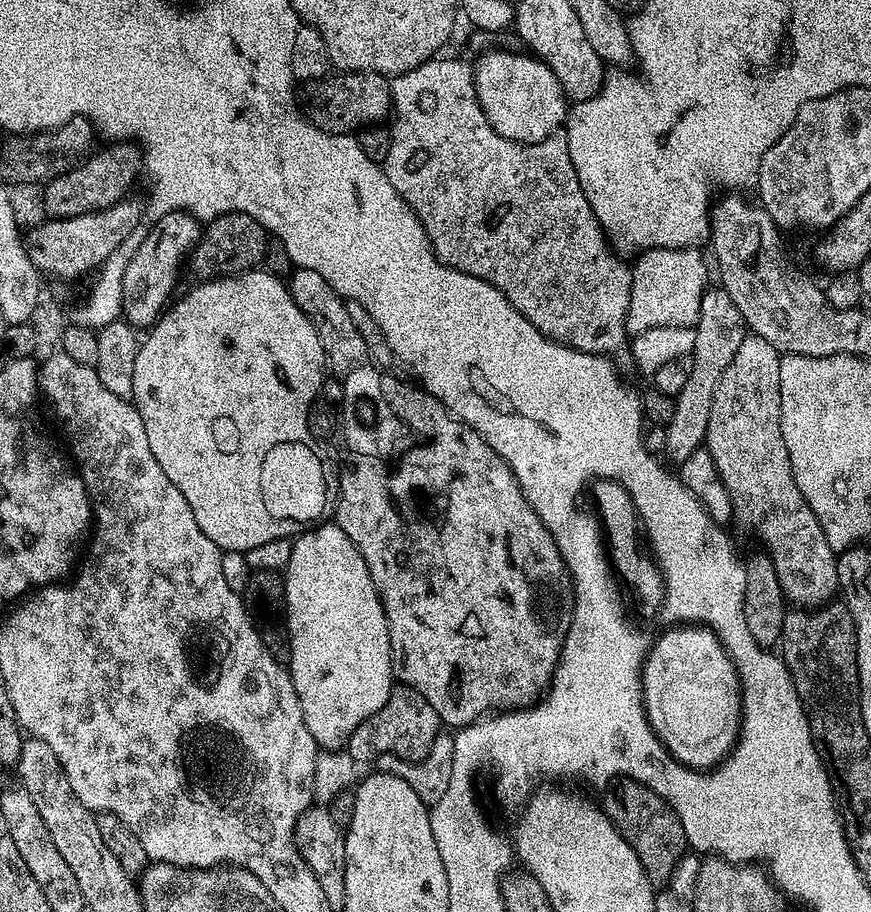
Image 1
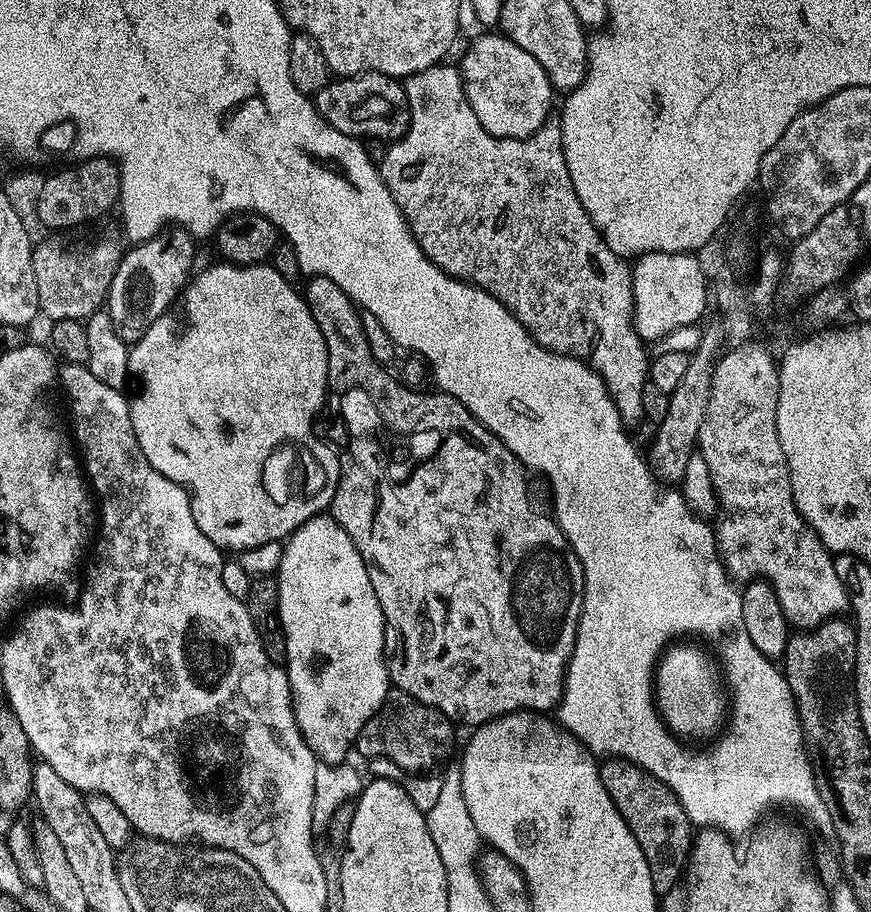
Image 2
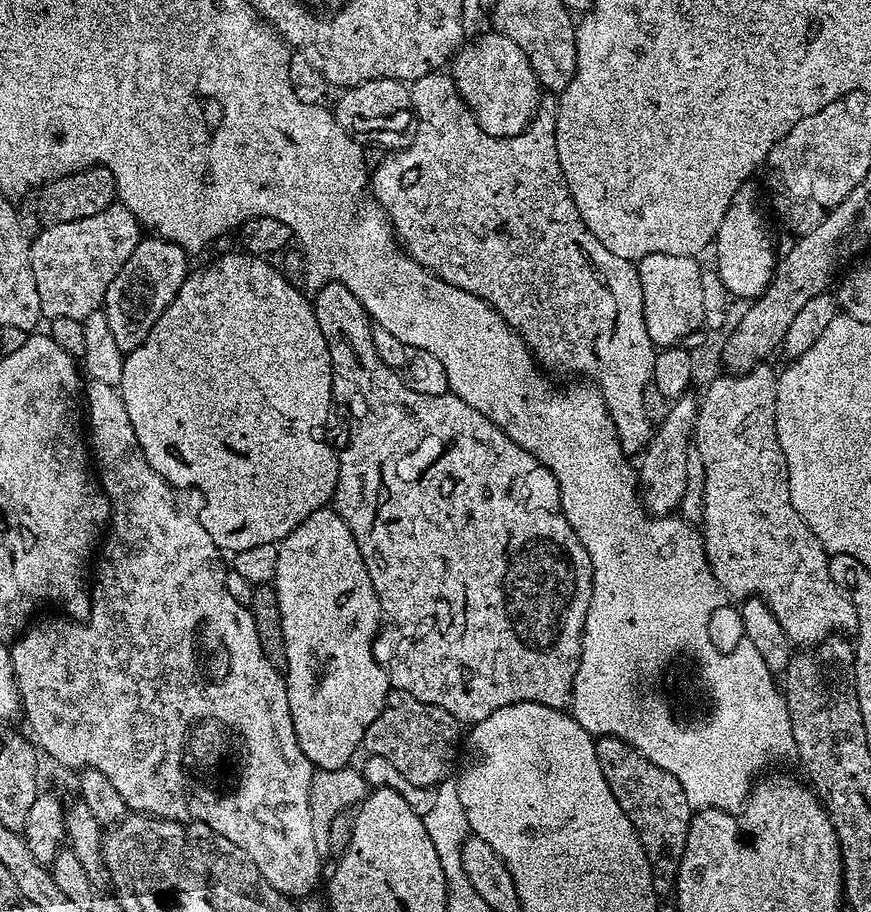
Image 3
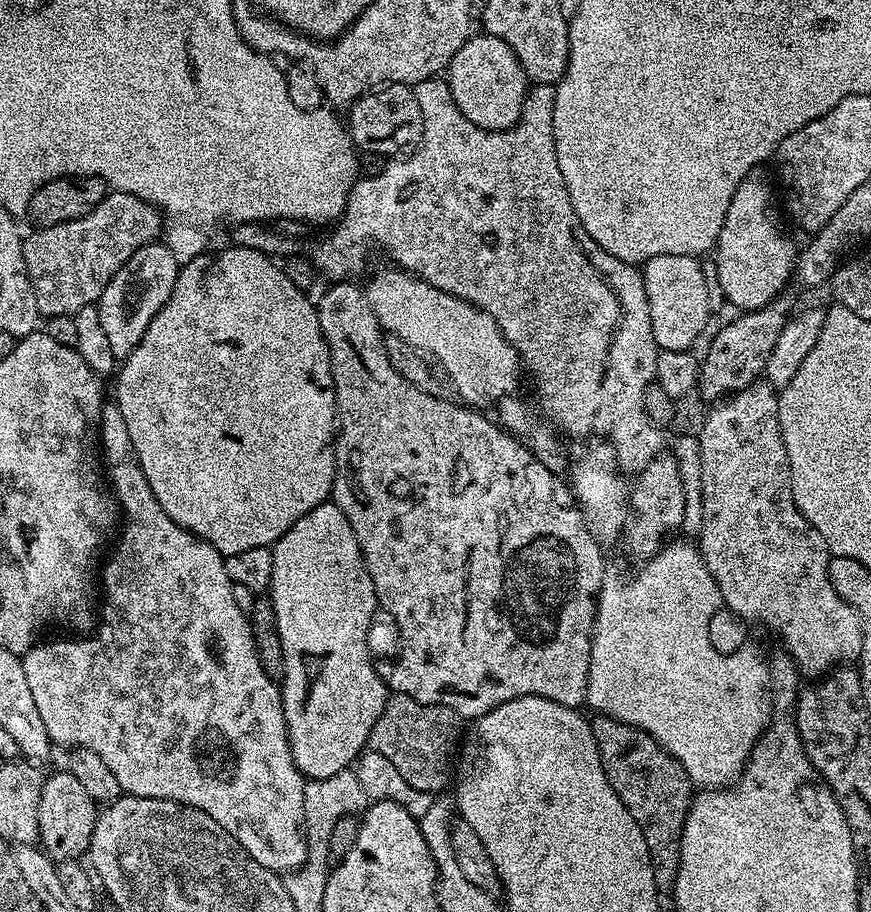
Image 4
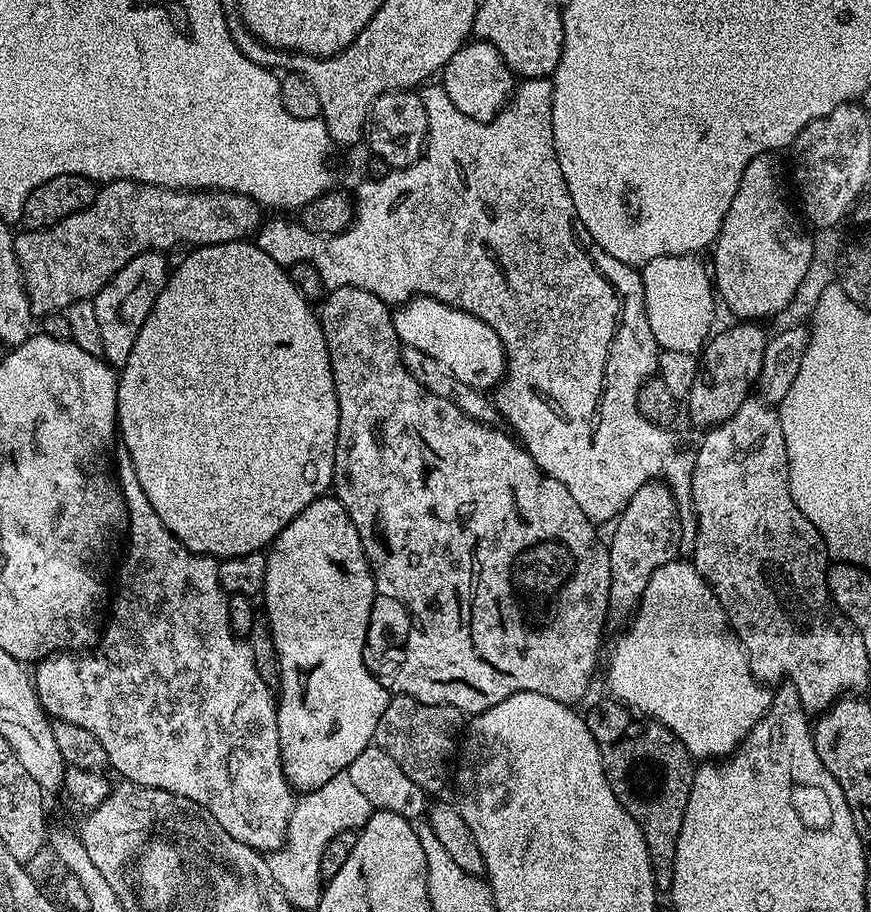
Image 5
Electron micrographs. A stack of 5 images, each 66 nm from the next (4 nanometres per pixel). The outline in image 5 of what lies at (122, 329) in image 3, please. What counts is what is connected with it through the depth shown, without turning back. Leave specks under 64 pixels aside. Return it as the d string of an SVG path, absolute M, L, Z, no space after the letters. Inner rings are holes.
M143 252L130 258L130 262L126 262L94 297L102 333L103 359L117 370L123 368L126 358L130 358L130 350L134 350L134 342L138 342L138 330L142 330L142 322L146 322L158 294L162 294L166 286L170 275L168 258L163 252Z

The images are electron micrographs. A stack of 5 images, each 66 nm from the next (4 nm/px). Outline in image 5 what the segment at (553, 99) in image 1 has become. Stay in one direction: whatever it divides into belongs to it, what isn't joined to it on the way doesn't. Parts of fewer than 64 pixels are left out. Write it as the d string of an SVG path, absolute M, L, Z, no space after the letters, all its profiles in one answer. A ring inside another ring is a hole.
M472 40L452 55L440 71L440 83L462 114L478 121L489 122L507 104L516 80L497 48L484 41Z

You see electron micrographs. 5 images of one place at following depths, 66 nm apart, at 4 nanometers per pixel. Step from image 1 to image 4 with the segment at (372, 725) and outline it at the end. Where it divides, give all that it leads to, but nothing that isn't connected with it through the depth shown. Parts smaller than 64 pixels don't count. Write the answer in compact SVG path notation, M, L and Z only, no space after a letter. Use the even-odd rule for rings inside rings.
M401 692L389 695L382 714L378 714L378 722L374 722L374 730L370 730L368 748L382 754L394 765L394 770L414 786L414 790L440 794L444 787L451 785L454 780L454 765L458 760L458 749L462 744L461 717L444 704L423 704Z

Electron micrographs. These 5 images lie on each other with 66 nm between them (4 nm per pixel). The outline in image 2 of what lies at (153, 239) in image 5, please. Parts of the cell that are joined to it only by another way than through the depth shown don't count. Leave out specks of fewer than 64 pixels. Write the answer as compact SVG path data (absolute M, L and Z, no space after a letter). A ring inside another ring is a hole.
M100 240L93 248L88 248L85 252L71 252L70 249L63 248L60 244L50 243L37 243L32 250L34 278L38 281L38 302L41 313L45 317L48 315L49 321L52 322L58 320L87 321L89 316L105 307L108 290L112 285L116 268L120 265L122 248L119 248L112 240Z

